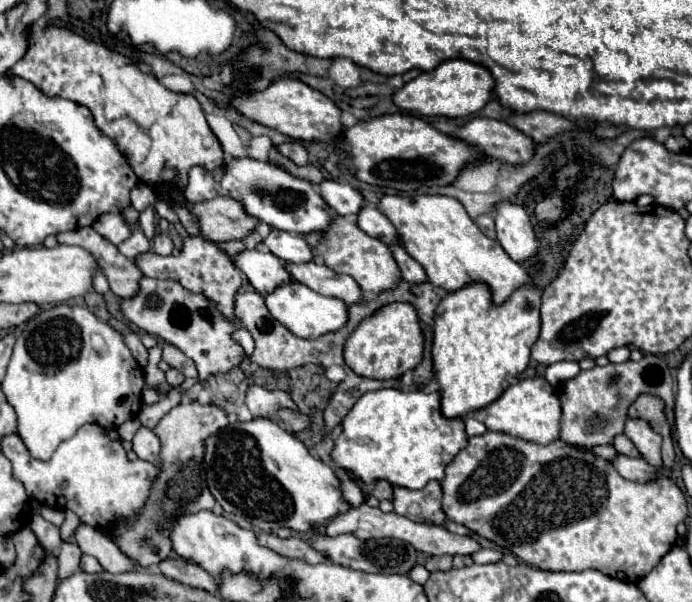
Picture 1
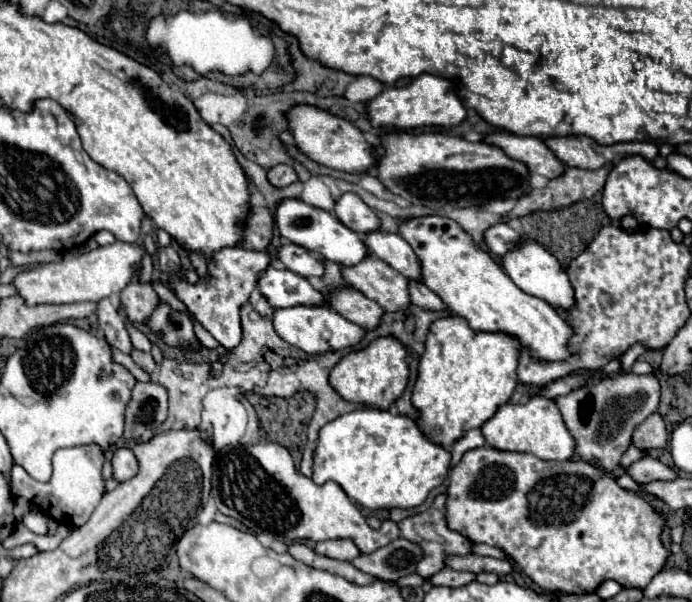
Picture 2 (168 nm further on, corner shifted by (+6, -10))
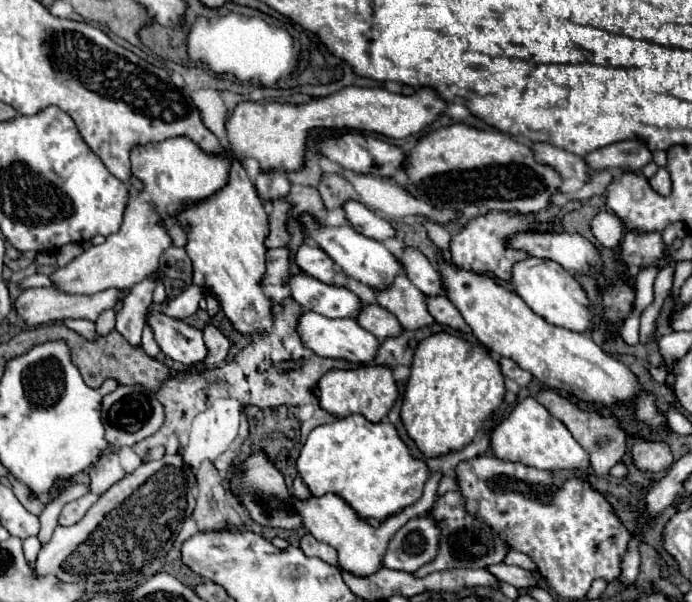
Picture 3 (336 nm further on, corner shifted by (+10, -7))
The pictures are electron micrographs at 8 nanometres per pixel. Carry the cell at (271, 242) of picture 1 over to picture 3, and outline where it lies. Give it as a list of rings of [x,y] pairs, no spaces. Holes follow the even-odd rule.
[[[302,243],[294,255],[294,261],[296,265],[316,277],[318,281],[322,283],[328,283],[332,285],[334,283],[334,275],[336,275],[336,269],[334,269],[334,261],[316,245],[308,245],[308,243]]]

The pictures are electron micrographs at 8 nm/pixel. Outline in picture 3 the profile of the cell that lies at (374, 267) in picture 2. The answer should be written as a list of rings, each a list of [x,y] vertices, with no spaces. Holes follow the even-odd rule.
[[[400,273],[390,287],[376,289],[376,301],[388,309],[404,329],[420,329],[434,323],[426,309],[426,297],[418,291],[404,273]]]

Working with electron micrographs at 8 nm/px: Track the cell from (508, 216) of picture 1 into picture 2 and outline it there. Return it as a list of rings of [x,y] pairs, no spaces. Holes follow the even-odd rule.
[[[524,242],[518,248],[510,250],[502,258],[502,264],[504,264],[504,272],[510,276],[510,280],[522,292],[526,292],[530,296],[536,296],[536,298],[548,302],[552,308],[560,308],[564,312],[574,308],[574,304],[576,304],[574,288],[572,288],[572,284],[568,280],[568,274],[560,266],[560,262],[546,248],[542,248],[538,242]]]

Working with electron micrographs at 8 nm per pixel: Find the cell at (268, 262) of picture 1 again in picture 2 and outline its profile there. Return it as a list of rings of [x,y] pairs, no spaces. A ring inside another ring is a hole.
[[[270,266],[260,278],[258,288],[274,308],[328,306],[324,292],[316,290],[304,276],[290,270],[276,270]]]

